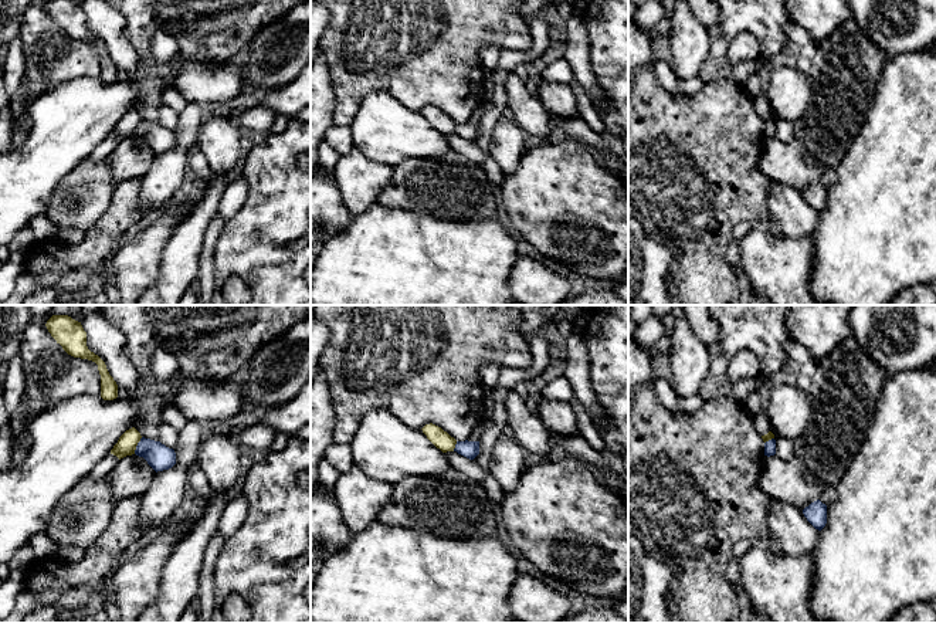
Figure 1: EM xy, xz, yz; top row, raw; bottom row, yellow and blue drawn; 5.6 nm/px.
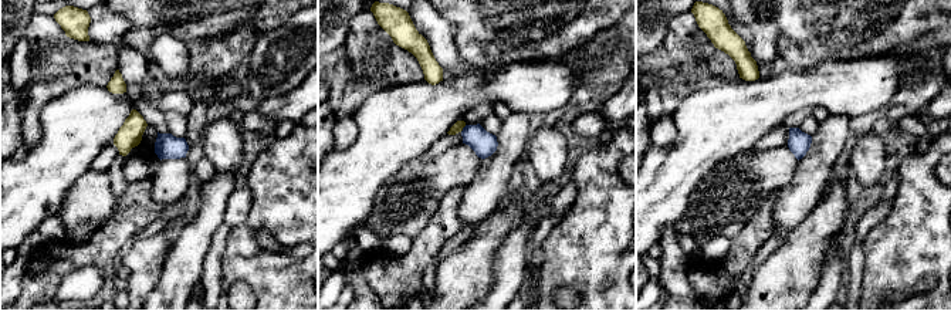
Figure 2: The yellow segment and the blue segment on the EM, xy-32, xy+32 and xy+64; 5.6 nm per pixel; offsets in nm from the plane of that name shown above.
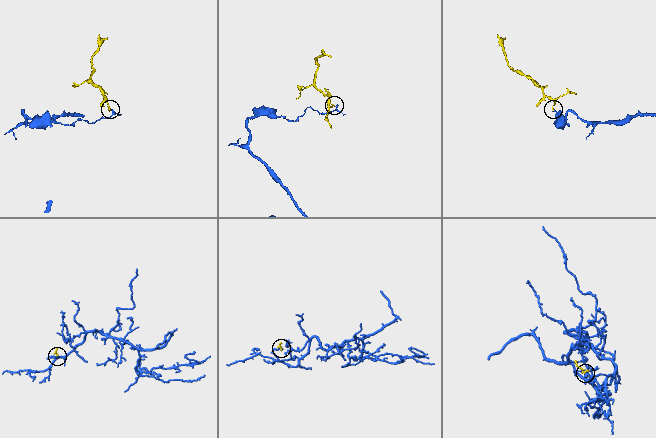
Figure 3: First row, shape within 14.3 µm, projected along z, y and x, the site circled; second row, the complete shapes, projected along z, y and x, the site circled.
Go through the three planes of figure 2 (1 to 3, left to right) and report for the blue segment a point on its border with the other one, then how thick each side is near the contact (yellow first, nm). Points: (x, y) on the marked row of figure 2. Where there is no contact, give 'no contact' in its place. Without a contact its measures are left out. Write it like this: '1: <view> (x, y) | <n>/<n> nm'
1: no contact
2: xy+32 (463, 127) | 60/140 nm
3: no contact

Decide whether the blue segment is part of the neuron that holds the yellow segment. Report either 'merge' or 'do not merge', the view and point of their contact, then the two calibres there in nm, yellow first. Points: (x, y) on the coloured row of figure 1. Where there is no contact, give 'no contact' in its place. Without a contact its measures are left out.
do not merge; contact xy (136, 444); calibres 110 and 150 nm

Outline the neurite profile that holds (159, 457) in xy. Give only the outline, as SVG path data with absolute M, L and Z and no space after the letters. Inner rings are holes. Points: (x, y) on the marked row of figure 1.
M145 437L138 443L135 454L143 457L156 473L169 470L176 464L176 453L173 448Z

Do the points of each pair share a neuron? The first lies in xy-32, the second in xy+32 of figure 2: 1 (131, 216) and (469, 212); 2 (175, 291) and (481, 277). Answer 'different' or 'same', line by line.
1: different
2: different

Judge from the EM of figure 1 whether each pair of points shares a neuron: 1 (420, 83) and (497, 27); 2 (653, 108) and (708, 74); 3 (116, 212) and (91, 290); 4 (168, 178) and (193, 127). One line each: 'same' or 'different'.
1: same
2: different
3: same
4: same

